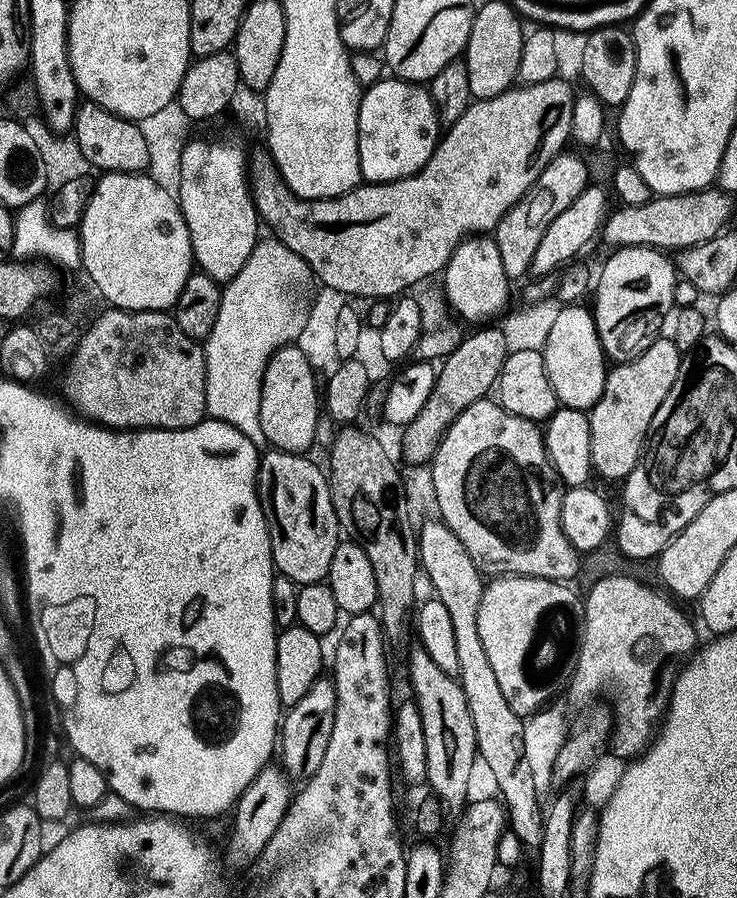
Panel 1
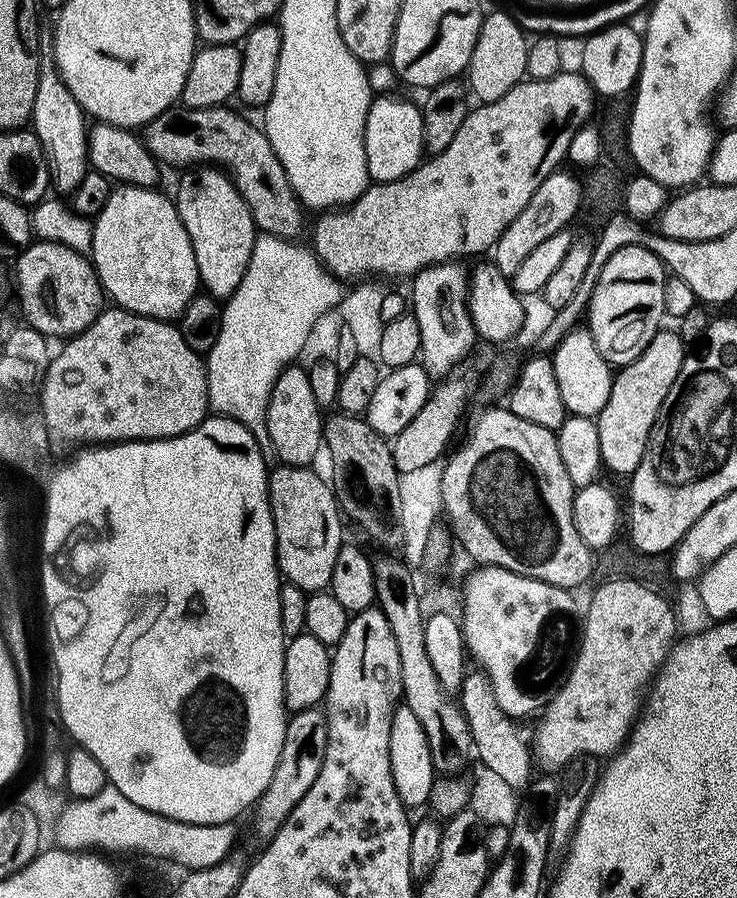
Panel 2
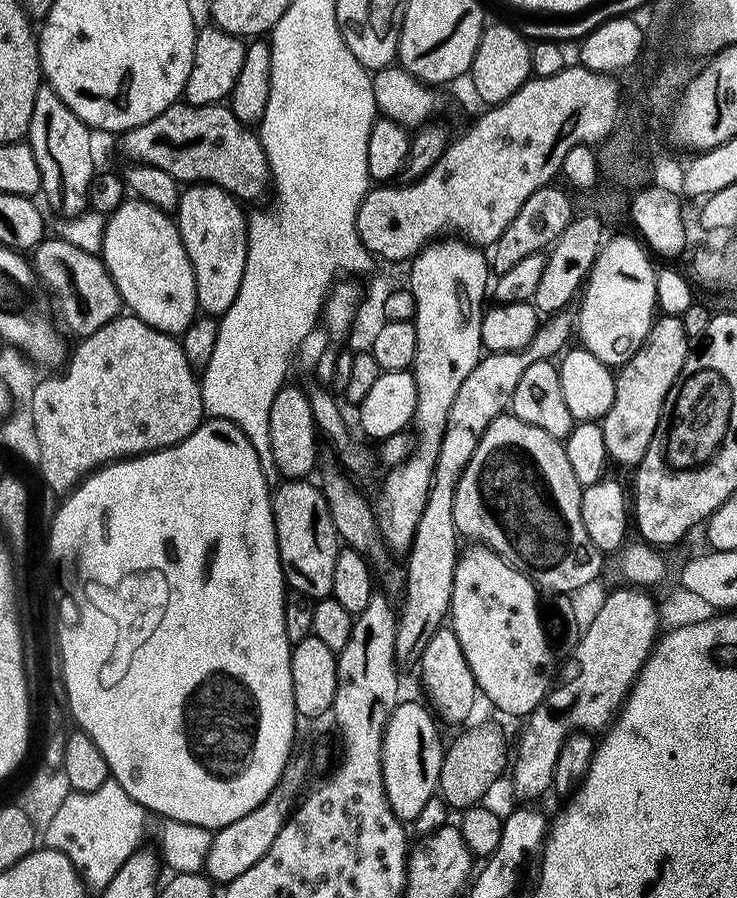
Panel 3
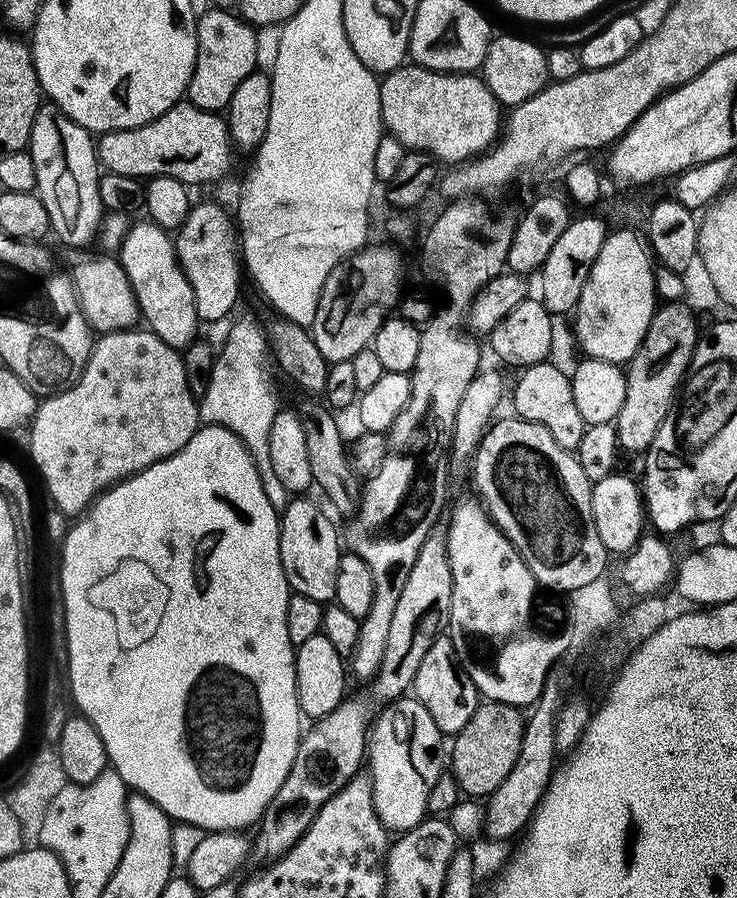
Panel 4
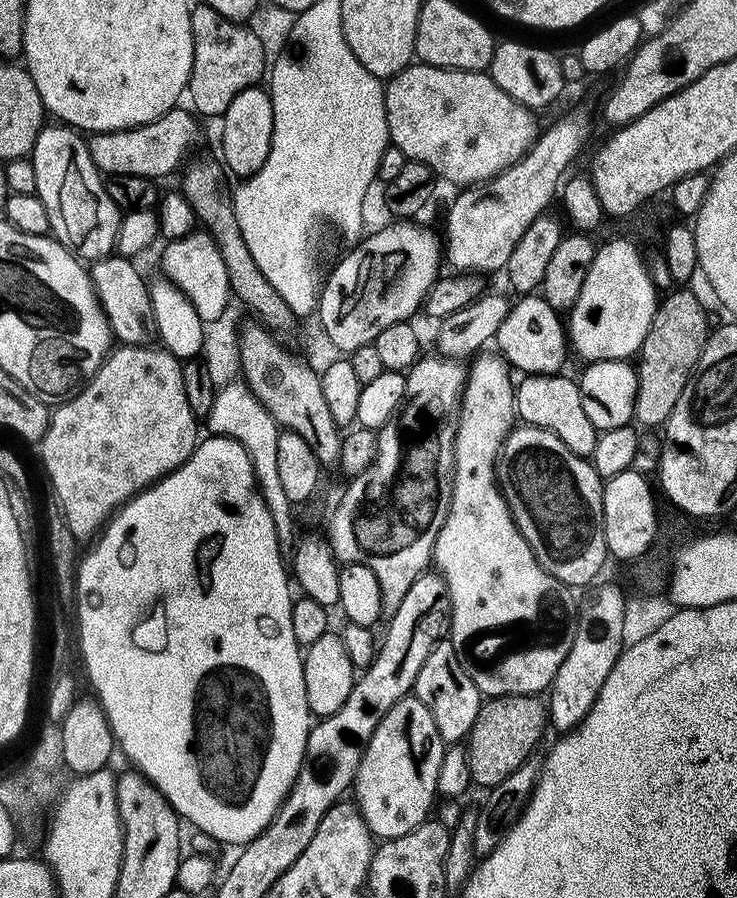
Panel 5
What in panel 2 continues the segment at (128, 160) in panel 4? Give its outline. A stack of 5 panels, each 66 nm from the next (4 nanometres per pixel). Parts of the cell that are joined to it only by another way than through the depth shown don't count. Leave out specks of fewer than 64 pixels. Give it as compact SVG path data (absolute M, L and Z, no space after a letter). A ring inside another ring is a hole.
M232 106L181 107L180 112L176 111L169 110L143 125L142 139L150 154L163 165L173 164L179 170L215 166L227 172L246 206L250 206L250 214L261 233L295 237L295 232L304 224L305 209L296 199L286 178L286 170L282 170L282 162L278 162L278 154L274 154L274 146L270 146L270 138L263 127L239 116Z

